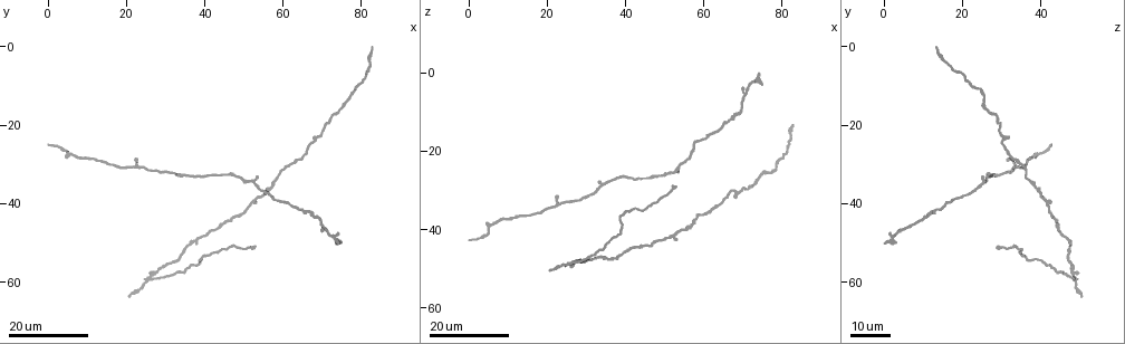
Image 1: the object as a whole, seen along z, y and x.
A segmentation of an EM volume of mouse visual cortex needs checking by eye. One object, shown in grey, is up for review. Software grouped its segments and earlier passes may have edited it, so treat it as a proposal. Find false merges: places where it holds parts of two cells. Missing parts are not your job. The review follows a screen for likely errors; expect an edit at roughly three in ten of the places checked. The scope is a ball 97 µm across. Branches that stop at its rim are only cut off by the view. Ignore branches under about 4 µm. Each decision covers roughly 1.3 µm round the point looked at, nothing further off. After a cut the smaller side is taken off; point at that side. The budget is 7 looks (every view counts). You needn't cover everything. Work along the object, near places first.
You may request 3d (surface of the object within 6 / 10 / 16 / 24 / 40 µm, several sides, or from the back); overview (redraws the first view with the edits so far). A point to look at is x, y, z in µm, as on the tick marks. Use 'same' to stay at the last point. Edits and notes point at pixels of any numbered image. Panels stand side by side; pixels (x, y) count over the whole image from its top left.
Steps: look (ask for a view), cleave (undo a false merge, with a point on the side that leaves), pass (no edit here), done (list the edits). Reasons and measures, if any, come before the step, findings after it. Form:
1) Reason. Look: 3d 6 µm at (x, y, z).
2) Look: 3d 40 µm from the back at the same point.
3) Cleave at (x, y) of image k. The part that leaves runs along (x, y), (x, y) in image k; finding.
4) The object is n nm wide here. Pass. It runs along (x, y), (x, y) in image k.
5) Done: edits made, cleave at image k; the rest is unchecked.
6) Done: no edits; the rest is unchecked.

Sudden change in width. Look: 3d 24 µm at (71.5, 47.0, 4.0).

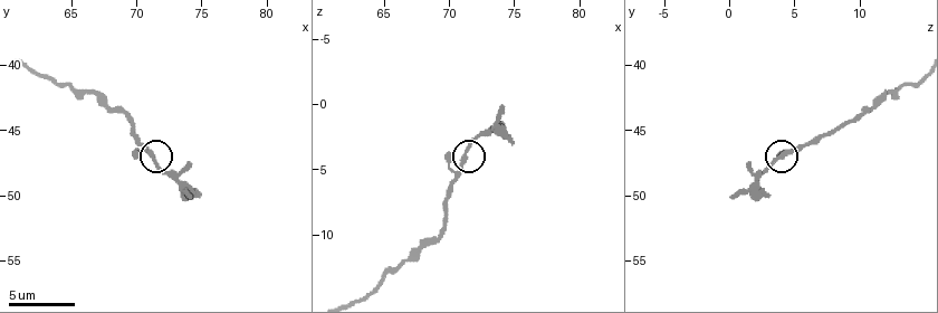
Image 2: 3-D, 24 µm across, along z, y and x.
Look: 3d 6 µm at (71.4, 46.8, 4.2).

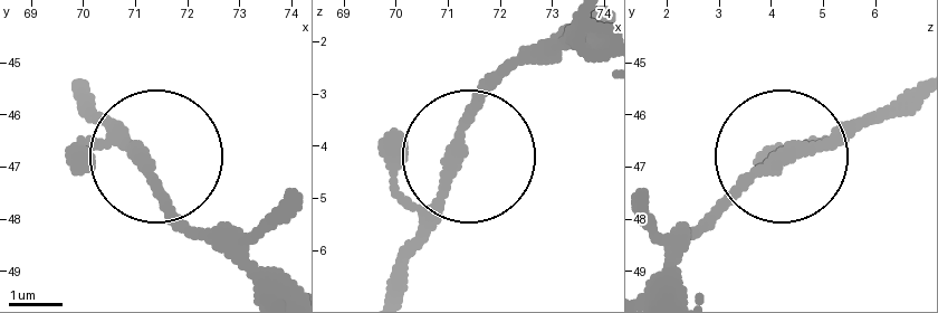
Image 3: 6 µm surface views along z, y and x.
The object is 240 nm wide here. Pass. It runs along (392, 284), (468, 124), (525, 62) in image 3; continuous, no second cell.

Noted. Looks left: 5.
Three-way junction. Look: 3d 16 µm at (52.5, 34.0, 25.0).

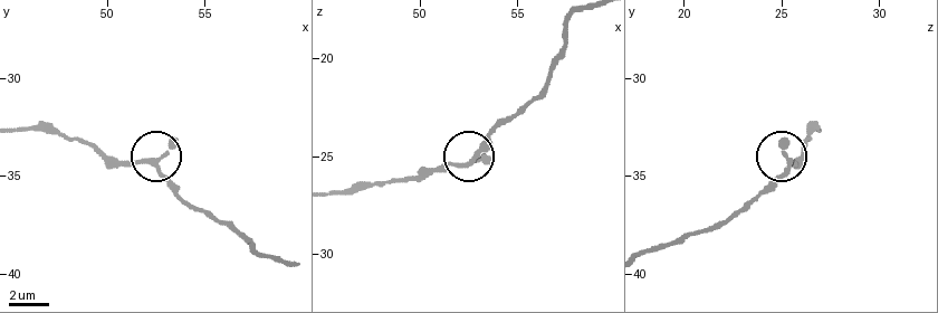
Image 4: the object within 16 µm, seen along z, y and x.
Look: 3d 10 µm at (52.4, 34.4, 25.4).

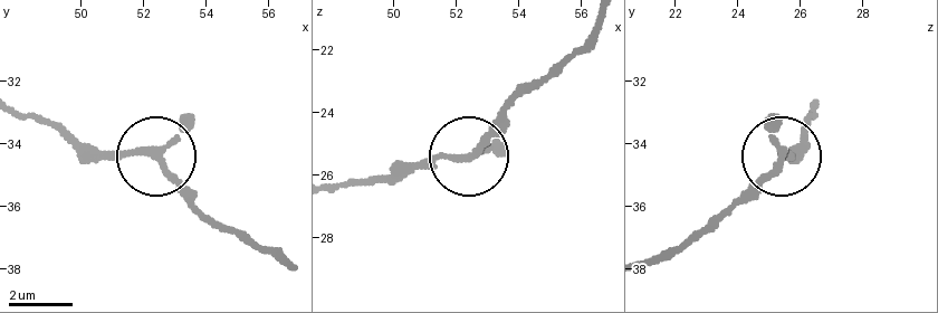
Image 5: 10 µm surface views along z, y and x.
The object is 210 nm wide here. Pass. All the same cell.

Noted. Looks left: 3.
Side arm on a straight run. Look: 3d 24 µm at (25.5, 59.5, 48.5).

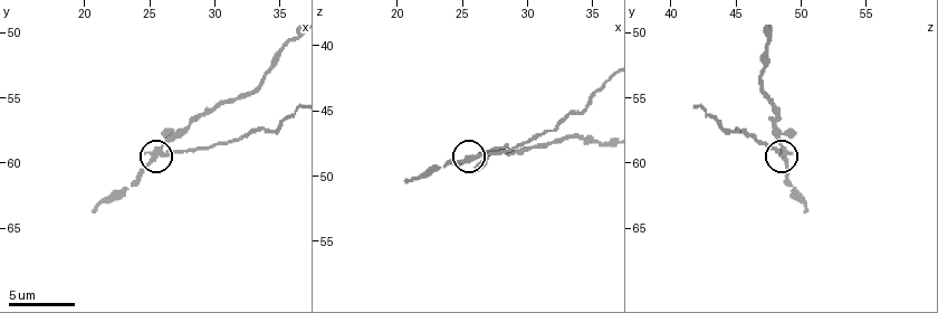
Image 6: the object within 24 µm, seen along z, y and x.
Look: 3d 10 µm at (25.8, 59.4, 48.6).

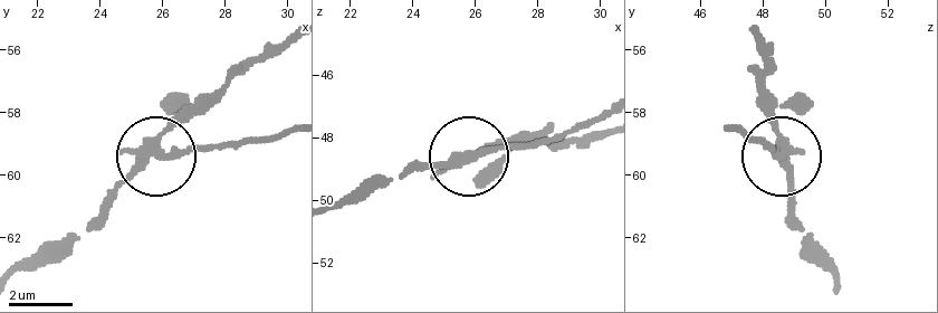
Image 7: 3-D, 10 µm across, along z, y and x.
The object is 260 nm wide here. Cleave at (200, 145) of image 7. Two cells meet here.

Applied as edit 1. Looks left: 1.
Done: edits made, cleave at image 7; the rest is unchecked.

